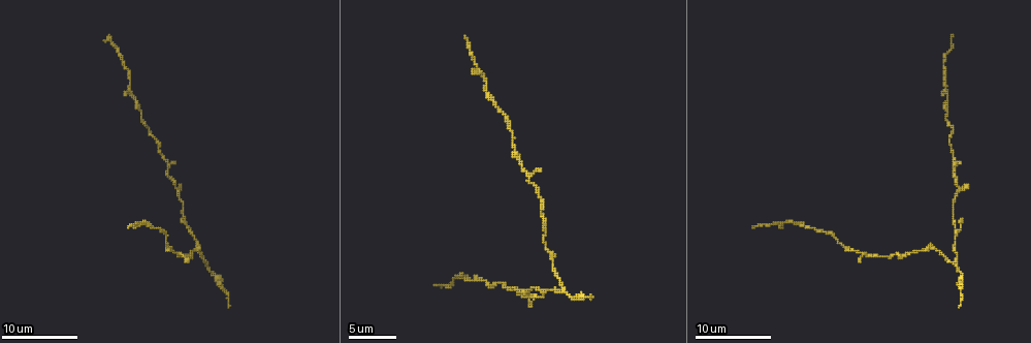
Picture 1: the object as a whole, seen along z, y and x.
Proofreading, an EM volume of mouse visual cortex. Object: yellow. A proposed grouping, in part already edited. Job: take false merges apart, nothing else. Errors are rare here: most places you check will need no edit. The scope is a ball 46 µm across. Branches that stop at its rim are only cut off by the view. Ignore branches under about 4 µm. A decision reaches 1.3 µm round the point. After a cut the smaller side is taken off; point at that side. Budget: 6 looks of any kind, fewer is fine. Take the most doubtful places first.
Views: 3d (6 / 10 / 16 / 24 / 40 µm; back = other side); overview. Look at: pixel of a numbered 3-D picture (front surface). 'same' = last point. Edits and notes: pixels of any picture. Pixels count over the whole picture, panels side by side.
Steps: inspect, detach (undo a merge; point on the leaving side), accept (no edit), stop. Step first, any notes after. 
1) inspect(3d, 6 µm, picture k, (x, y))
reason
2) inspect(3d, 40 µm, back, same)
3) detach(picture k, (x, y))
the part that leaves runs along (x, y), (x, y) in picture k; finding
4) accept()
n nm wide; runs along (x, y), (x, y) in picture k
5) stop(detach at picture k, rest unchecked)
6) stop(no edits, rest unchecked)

inspect(3d, 16 µm, picture 1, (203, 261))
a fork

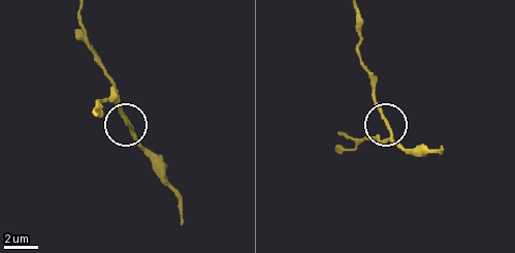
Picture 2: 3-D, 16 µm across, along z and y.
accept()
3 arms; all the same cell

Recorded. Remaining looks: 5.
inspect(3d, 16 µm, picture 1, (857, 253))
a narrow waist

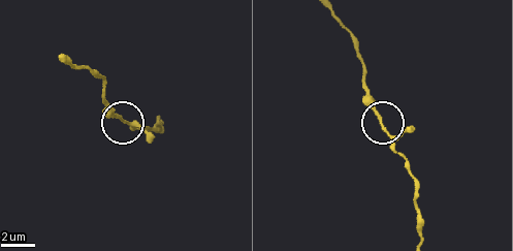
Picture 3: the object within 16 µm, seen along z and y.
accept()
runs along (422, 234), (408, 163), (365, 90) in picture 3; continuous, no second cell

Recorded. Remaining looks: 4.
inspect(3d, 10 µm, picture 1, (958, 183))
three arms meet

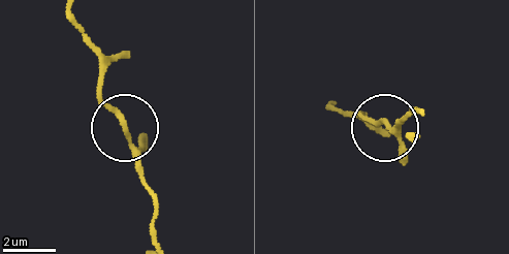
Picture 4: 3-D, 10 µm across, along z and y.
accept()
runs along (157, 239), (152, 192), (126, 126), (103, 99), (90, 48) in picture 4; one cell here

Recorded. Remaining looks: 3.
stop(no edits, rest unchecked)

